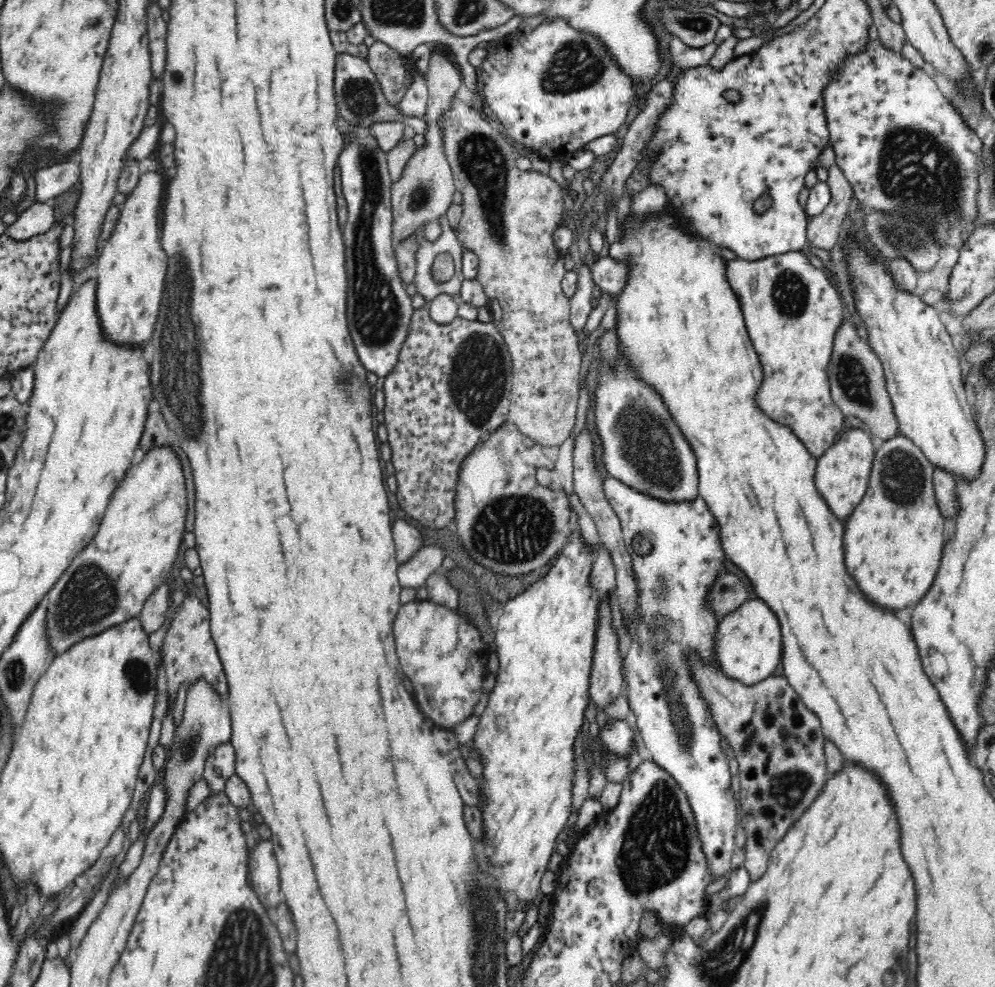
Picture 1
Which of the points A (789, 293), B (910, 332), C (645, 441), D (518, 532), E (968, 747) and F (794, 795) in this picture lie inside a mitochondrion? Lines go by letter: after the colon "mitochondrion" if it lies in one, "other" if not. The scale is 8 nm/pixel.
A: mitochondrion
B: other
C: mitochondrion
D: mitochondrion
E: other
F: mitochondrion

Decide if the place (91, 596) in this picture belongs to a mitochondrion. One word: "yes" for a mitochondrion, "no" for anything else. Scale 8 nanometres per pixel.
yes

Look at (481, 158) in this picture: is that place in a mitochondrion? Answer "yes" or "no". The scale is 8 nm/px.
yes

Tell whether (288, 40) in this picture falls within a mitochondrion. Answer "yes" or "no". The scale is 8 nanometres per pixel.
no

